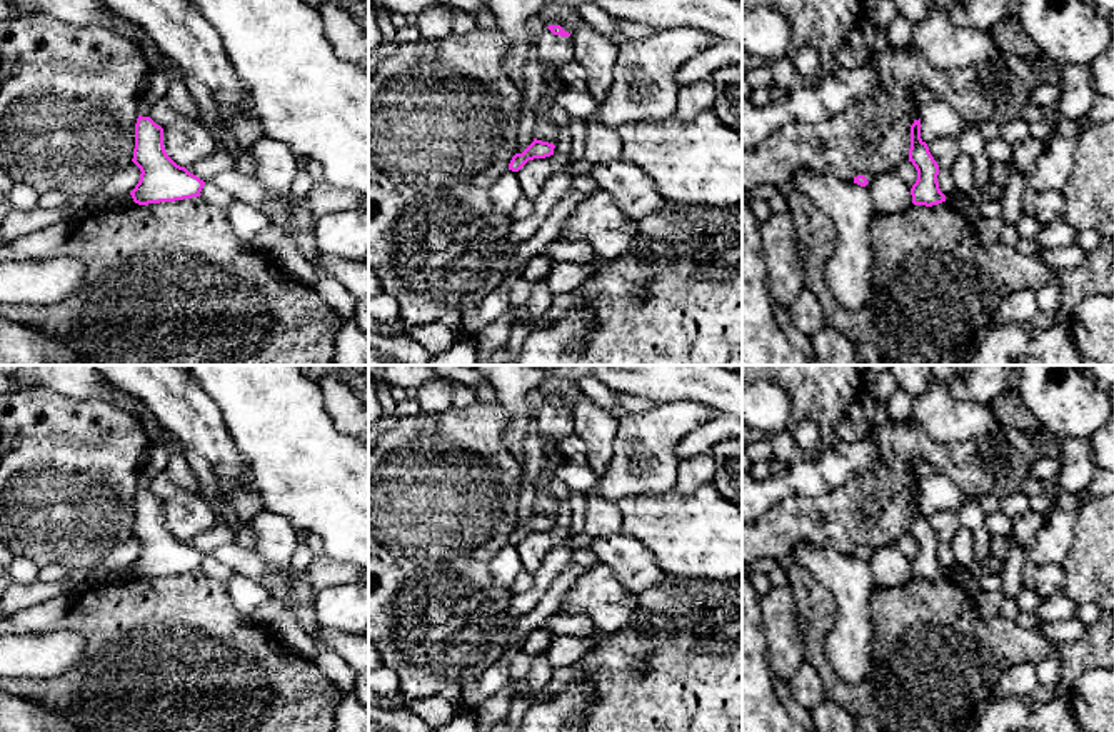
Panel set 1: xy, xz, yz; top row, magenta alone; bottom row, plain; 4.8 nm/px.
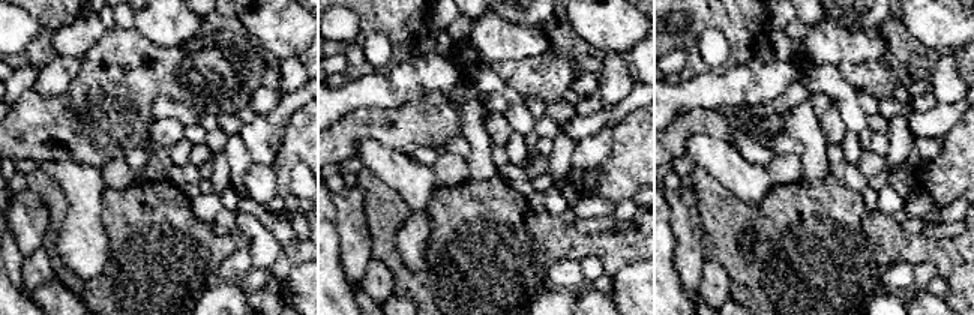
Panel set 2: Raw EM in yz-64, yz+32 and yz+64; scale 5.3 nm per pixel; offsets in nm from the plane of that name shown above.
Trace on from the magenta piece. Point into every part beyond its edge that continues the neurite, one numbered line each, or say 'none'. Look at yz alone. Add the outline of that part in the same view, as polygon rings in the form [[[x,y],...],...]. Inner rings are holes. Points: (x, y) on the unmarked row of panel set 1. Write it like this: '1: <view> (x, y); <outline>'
none

